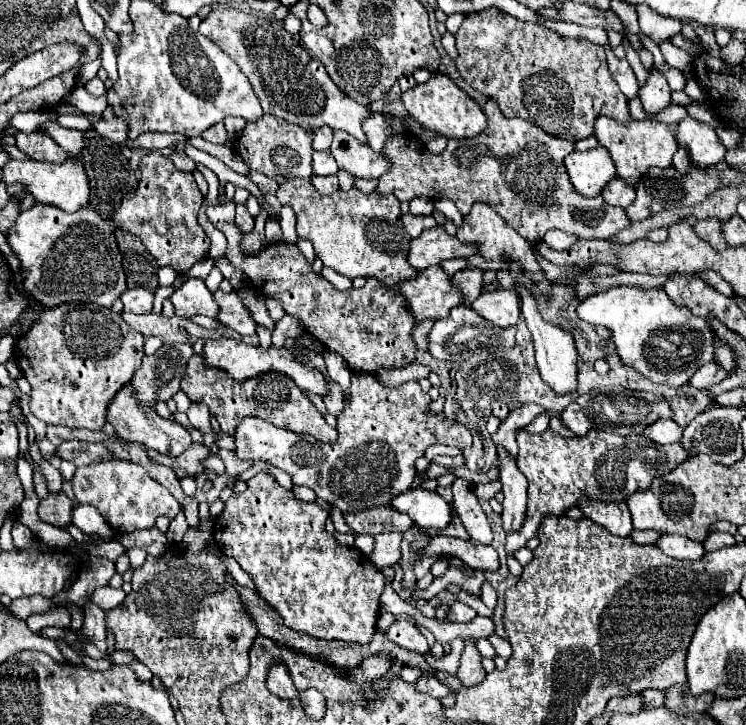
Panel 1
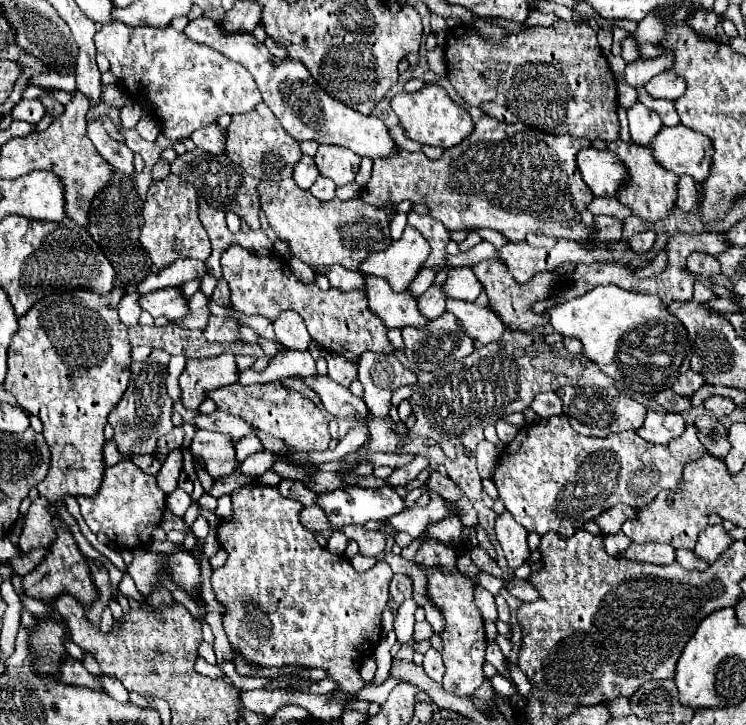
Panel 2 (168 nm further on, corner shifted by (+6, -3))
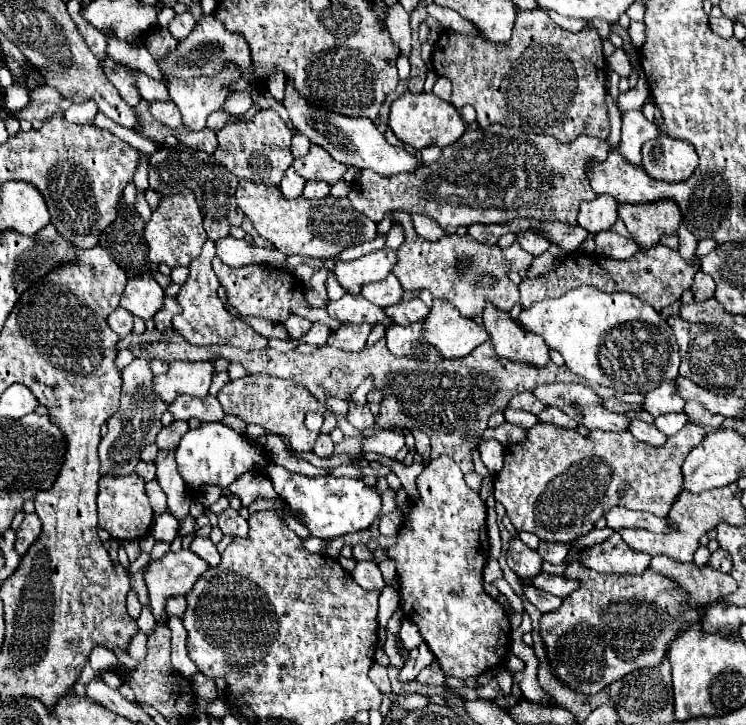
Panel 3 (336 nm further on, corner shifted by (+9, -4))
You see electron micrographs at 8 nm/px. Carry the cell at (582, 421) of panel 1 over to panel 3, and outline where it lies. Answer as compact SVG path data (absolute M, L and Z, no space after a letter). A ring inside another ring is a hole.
M526 392L526 394L518 394L510 400L510 408L518 408L518 410L526 410L526 412L532 412L532 414L538 414L544 410L542 402L532 394L532 392Z

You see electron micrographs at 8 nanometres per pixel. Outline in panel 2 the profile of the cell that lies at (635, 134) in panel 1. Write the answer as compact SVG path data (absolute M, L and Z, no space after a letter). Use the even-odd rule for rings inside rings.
M619 139L619 141L609 143L609 149L613 153L619 153L619 157L623 157L623 161L627 161L627 169L631 169L631 185L627 185L627 189L621 189L617 193L617 199L623 205L627 205L633 211L633 215L637 215L641 221L655 223L655 221L669 217L669 213L677 201L679 177L675 177L675 173L667 173L665 169L659 169L659 165L655 165L655 159L651 157L649 147L635 147L635 145L623 143Z

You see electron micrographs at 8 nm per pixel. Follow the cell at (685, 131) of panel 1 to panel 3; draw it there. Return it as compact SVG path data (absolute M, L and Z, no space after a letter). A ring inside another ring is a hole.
M660 134L642 146L642 168L656 180L664 182L684 182L688 180L696 166L698 154L688 140L672 138Z

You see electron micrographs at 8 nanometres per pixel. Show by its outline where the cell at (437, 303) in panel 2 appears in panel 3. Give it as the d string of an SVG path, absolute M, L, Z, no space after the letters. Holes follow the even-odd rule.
M416 296L412 300L404 300L396 306L388 306L386 308L386 314L390 318L394 318L396 324L400 326L408 326L412 322L418 322L418 320L424 320L428 314L430 314L430 308L424 306L424 302Z

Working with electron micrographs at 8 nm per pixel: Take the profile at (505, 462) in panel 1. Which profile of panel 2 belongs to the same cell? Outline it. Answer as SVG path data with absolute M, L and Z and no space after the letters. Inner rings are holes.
M503 513L501 517L497 517L495 533L511 569L527 563L531 555L531 549L527 545L527 531L511 517L511 513Z

